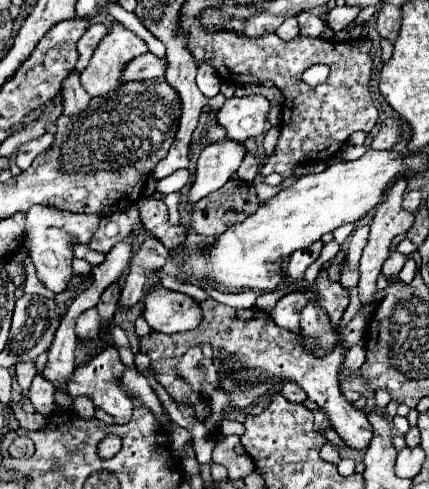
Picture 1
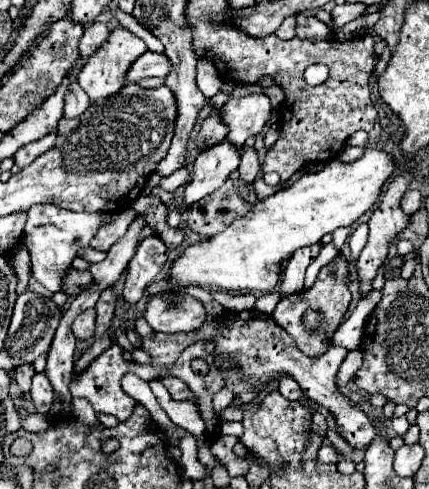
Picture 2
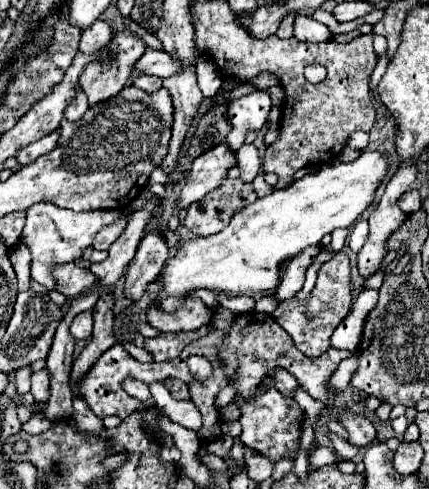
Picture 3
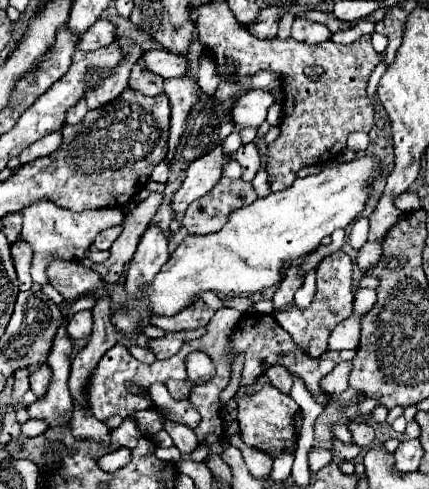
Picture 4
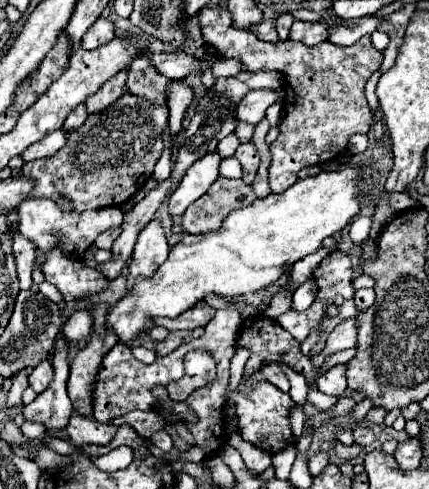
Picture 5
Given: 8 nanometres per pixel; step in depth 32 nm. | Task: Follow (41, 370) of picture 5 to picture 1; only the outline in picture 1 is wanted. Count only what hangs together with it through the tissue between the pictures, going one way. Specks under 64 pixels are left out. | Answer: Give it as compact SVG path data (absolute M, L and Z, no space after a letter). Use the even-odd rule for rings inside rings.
M36 376L32 386L30 386L30 402L36 408L36 412L40 412L42 416L48 416L56 404L54 404L54 392L56 388L52 388L52 384L48 384L48 380L44 380L42 376Z

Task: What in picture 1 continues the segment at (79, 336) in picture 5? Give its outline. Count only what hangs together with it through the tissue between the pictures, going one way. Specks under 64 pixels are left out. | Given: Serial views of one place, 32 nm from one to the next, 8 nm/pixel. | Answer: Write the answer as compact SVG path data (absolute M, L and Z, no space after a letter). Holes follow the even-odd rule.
M90 308L88 312L84 312L76 322L76 334L80 338L98 338L100 330L102 330L102 320L96 308Z

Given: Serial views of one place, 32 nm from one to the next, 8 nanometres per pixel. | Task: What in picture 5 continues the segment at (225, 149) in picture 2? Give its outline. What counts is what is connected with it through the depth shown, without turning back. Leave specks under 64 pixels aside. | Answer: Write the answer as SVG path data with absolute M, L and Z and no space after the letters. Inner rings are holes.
M216 150L216 152L210 152L208 156L202 156L200 160L196 160L196 164L192 164L192 168L188 168L188 172L184 174L180 186L170 196L168 210L170 210L172 216L184 214L184 210L194 200L198 200L200 196L204 196L208 192L208 188L220 176L220 172L218 172L220 162L222 162L222 156Z

